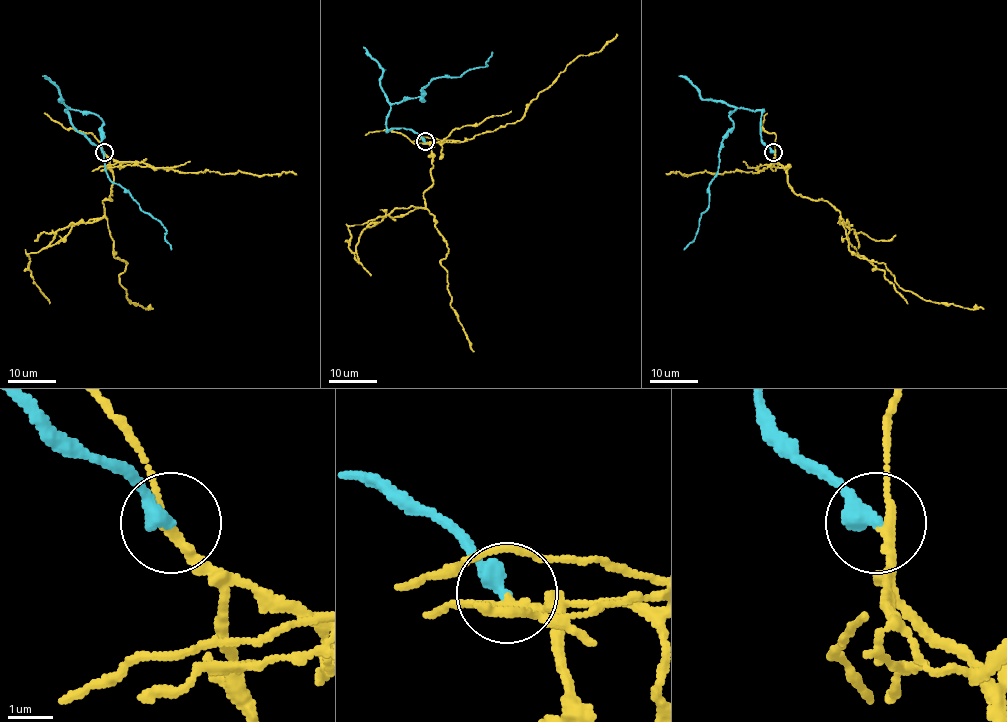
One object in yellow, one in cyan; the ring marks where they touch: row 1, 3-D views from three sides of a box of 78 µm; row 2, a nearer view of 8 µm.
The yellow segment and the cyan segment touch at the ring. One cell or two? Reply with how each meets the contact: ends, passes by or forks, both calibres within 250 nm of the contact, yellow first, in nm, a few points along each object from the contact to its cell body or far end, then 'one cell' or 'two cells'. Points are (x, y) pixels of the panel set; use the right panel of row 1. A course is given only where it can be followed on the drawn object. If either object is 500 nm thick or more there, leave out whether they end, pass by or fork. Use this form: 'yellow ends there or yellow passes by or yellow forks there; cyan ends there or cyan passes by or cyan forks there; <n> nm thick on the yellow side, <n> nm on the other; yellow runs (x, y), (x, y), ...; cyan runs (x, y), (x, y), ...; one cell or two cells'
yellow passes by; cyan ends there; 200 nm thick on the yellow side, 420 nm on the other; yellow runs (774, 152), (796, 194), (841, 214), (860, 257), (883, 262), (927, 301), (983, 309); cyan runs (774, 152), (759, 133), (762, 111), (729, 114), (733, 128), (709, 183), (709, 205), (684, 249); two cells

